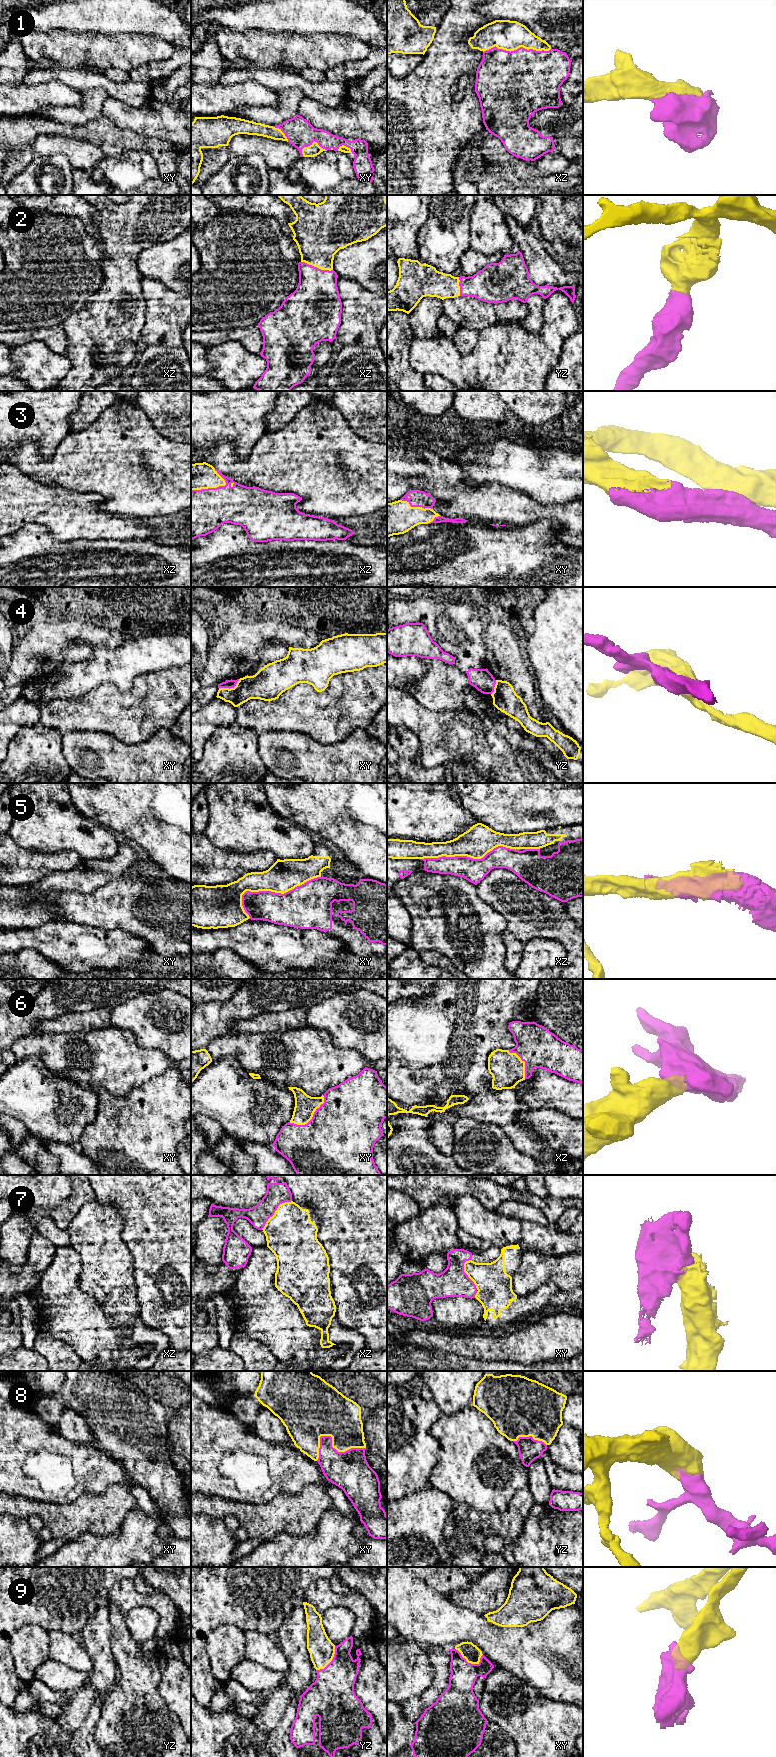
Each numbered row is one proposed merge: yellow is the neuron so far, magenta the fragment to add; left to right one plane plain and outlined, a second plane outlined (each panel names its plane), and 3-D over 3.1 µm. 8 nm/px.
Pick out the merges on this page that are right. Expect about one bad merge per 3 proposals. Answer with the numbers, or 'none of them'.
1, 2, 3, 6, 8, 9

